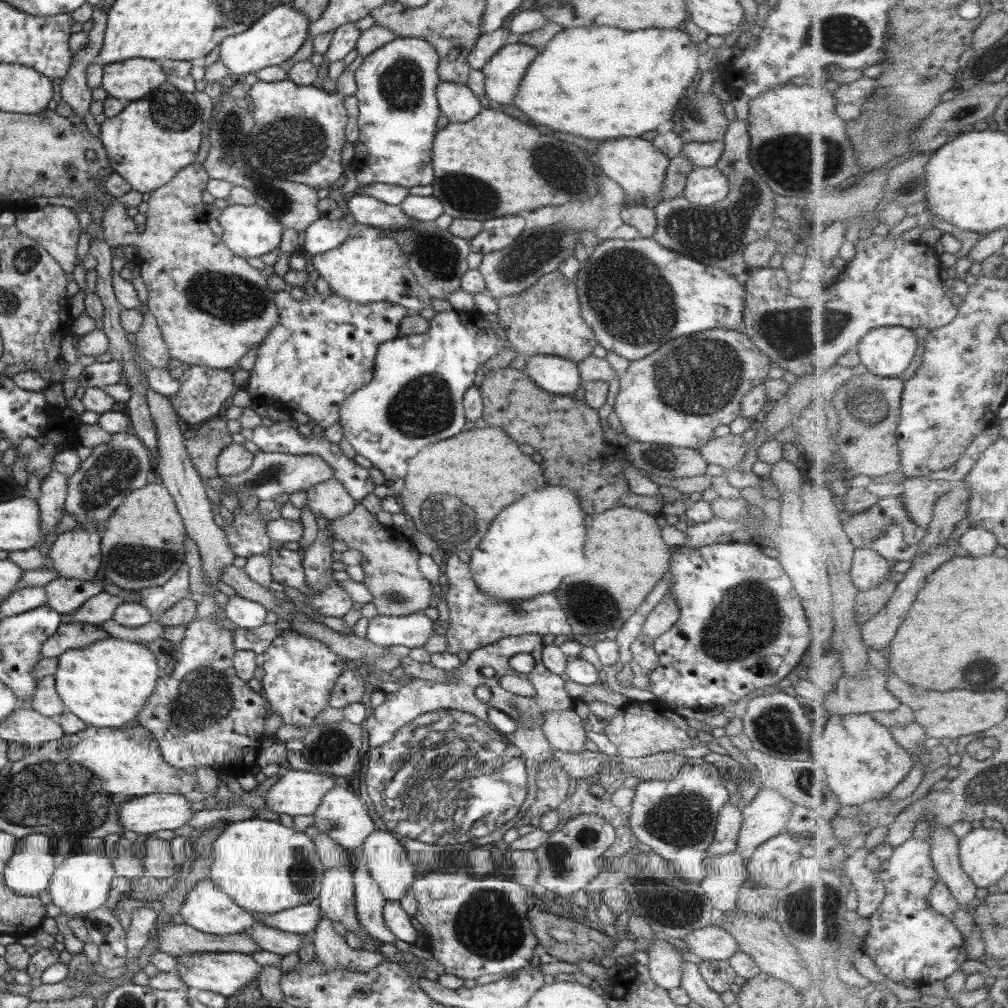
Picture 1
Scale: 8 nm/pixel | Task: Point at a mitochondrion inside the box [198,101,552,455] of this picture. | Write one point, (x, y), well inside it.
(290, 148)

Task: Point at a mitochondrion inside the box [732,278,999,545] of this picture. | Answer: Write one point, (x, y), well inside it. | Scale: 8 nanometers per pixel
(788, 333)

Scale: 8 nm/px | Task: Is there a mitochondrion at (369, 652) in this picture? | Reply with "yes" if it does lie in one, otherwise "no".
no

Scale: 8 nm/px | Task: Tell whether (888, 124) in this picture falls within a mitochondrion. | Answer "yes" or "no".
yes

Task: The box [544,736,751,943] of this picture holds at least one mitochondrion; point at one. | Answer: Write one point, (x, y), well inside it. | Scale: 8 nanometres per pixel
(683, 820)

